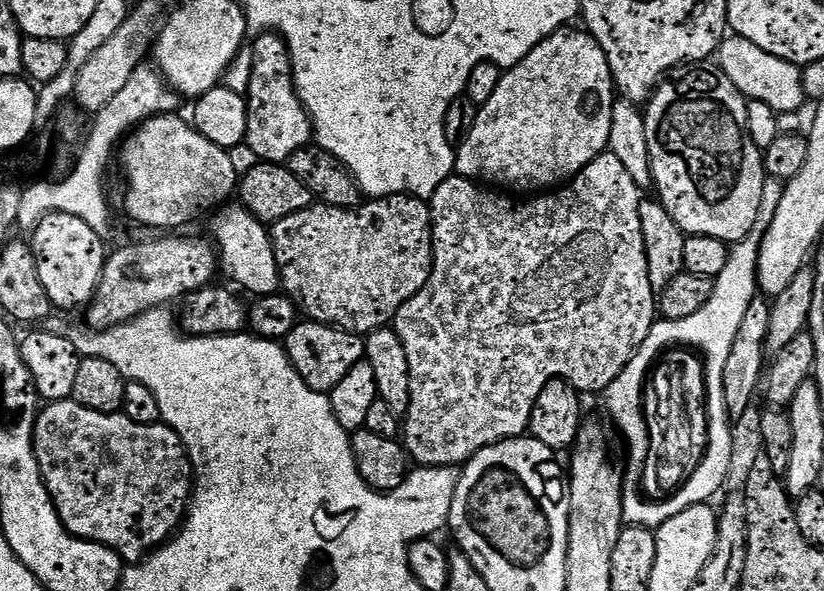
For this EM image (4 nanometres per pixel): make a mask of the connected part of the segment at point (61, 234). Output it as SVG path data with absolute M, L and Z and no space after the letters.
M54 212L38 222L38 228L30 235L30 243L34 250L34 258L38 258L38 278L42 278L42 287L45 288L53 309L64 310L60 308L66 308L74 310L87 307L96 295L96 288L102 278L102 270L106 259L106 251L104 252L106 240L99 237L81 219L71 214Z

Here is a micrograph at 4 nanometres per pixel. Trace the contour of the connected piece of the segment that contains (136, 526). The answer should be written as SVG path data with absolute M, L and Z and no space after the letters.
M69 398L45 403L39 409L32 441L46 490L73 536L106 546L133 565L176 535L192 499L194 477L182 438L167 424L130 422L123 414L95 412Z

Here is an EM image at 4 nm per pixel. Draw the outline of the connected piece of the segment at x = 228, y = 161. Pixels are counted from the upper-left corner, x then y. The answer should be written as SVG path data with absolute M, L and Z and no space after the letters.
M180 114L152 116L139 125L123 141L118 160L124 167L124 180L128 189L124 192L124 208L132 220L148 228L180 230L183 224L192 224L199 216L207 217L213 210L227 205L238 188L238 171L232 161L233 153L214 146L199 130Z

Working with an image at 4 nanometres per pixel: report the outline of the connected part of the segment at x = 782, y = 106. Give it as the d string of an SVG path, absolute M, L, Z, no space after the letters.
M732 34L722 41L718 49L718 67L721 72L727 74L730 82L734 82L734 86L744 97L748 100L766 102L766 106L770 106L777 114L800 112L803 104L806 104L806 97L802 90L803 71L801 65L791 64L782 58L774 58L774 54L766 54L766 50L754 46L754 42L750 42L746 38Z

